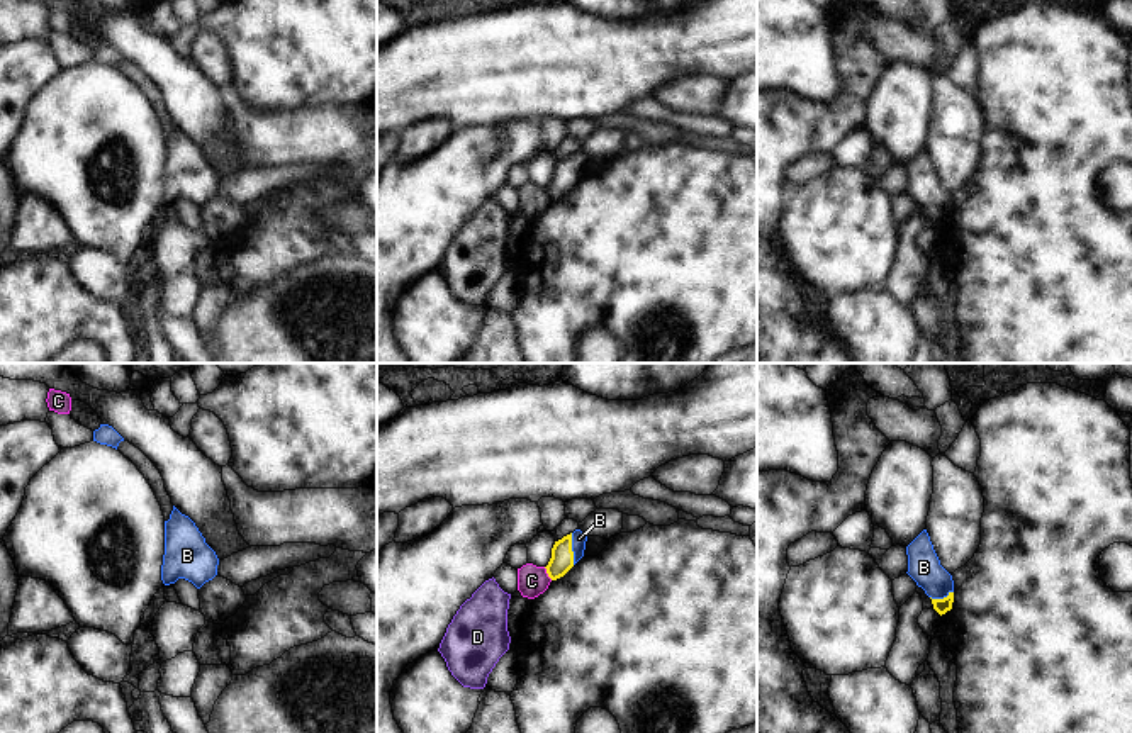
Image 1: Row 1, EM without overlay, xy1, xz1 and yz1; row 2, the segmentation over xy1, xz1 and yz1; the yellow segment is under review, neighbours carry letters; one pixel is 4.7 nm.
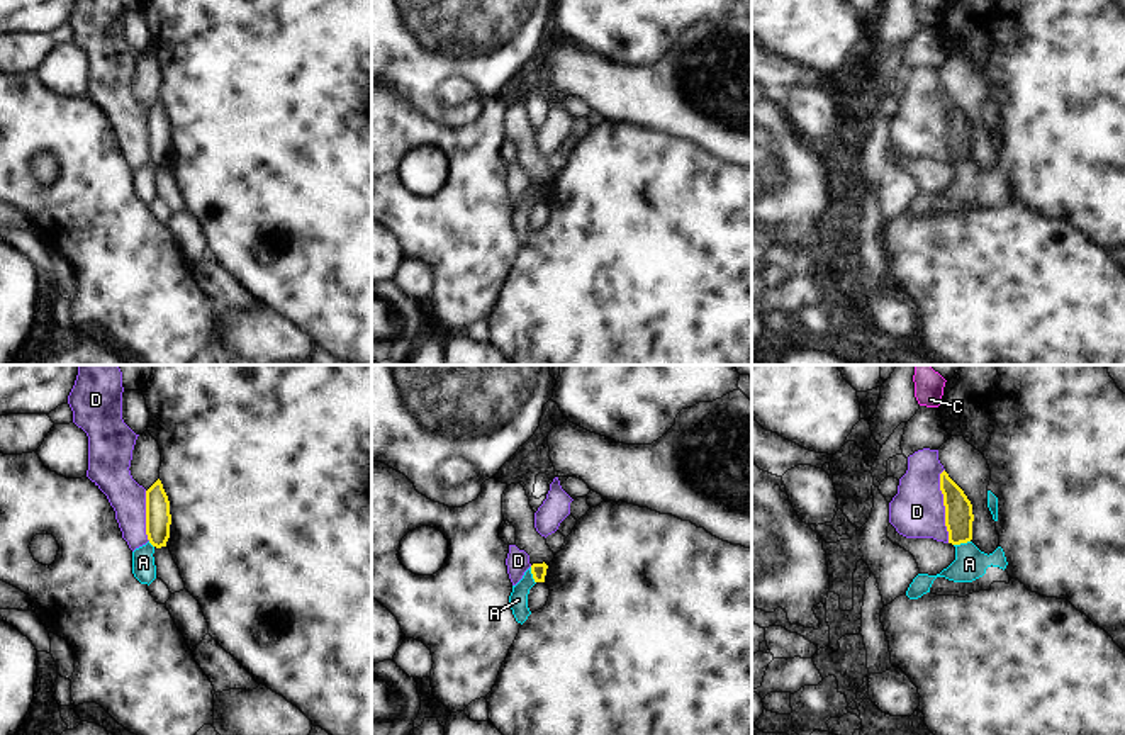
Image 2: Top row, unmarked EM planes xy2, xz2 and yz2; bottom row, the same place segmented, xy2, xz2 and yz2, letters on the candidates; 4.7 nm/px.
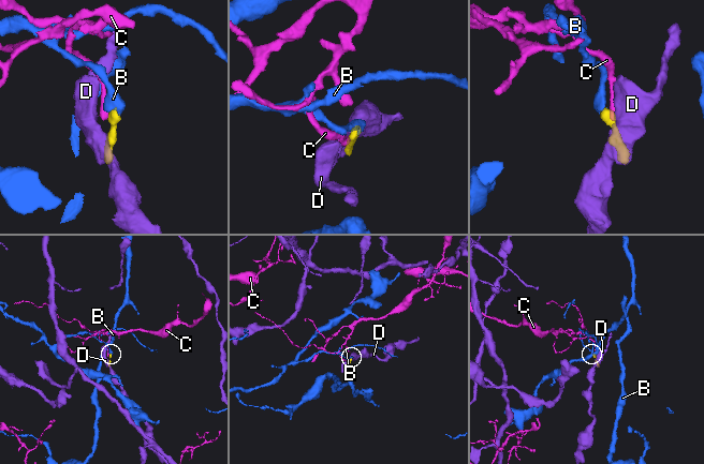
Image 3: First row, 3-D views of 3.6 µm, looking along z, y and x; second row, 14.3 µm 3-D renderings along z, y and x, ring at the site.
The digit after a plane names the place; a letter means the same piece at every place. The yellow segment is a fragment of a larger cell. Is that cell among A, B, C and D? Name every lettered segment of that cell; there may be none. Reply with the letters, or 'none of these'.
B

